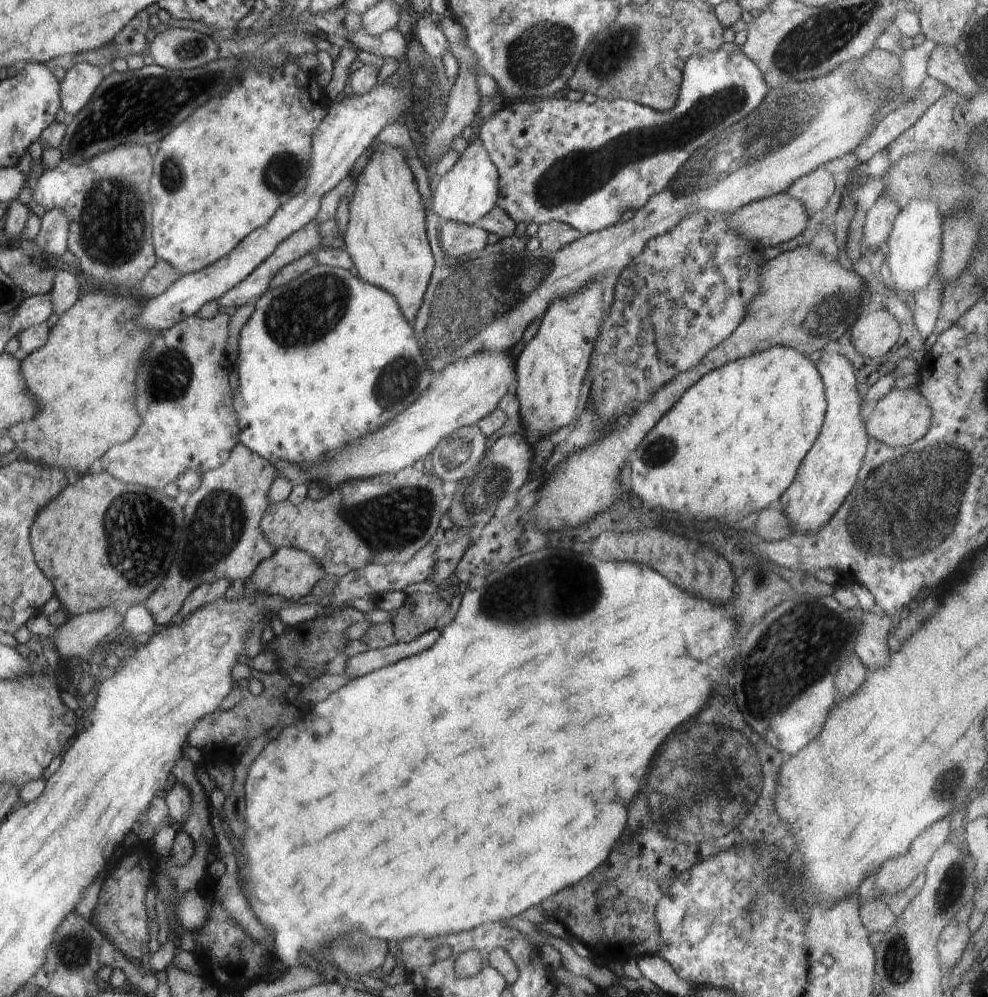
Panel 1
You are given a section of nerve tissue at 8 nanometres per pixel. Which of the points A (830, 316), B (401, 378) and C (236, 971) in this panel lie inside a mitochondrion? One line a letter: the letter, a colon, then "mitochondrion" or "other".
A: mitochondrion
B: mitochondrion
C: other

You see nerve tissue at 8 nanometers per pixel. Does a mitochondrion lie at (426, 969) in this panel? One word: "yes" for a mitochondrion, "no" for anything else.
no

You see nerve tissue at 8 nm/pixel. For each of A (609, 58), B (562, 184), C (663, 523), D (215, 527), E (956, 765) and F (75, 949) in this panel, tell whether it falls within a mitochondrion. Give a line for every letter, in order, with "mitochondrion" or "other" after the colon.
A: mitochondrion
B: mitochondrion
C: other
D: mitochondrion
E: mitochondrion
F: mitochondrion

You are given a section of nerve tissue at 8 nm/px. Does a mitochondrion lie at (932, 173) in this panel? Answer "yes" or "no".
yes

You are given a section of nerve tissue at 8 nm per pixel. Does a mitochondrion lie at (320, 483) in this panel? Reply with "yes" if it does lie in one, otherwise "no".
no

